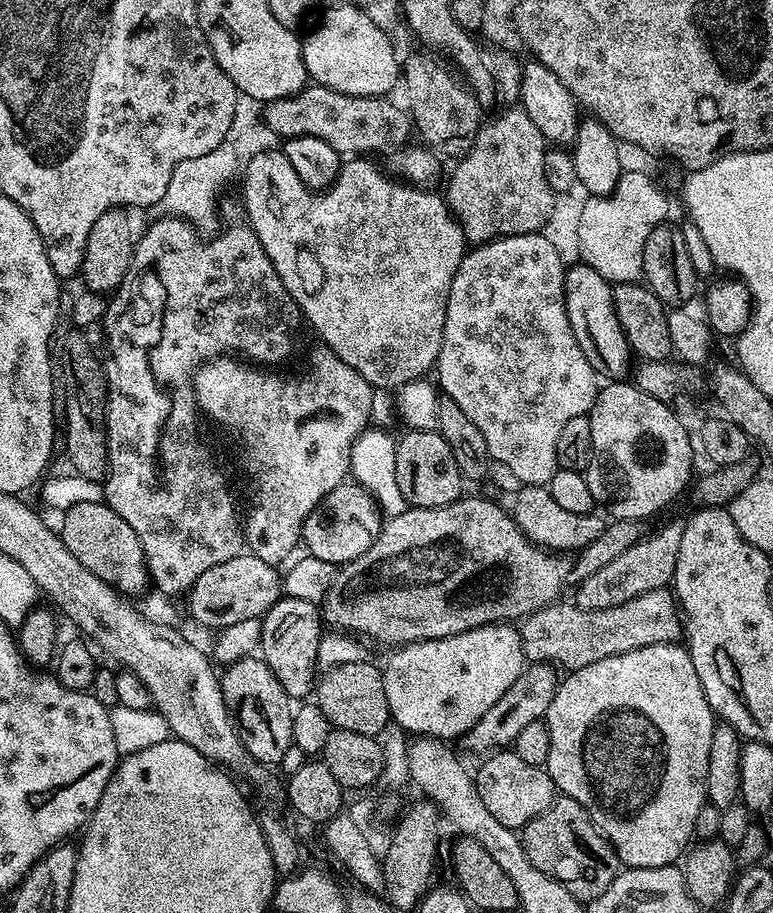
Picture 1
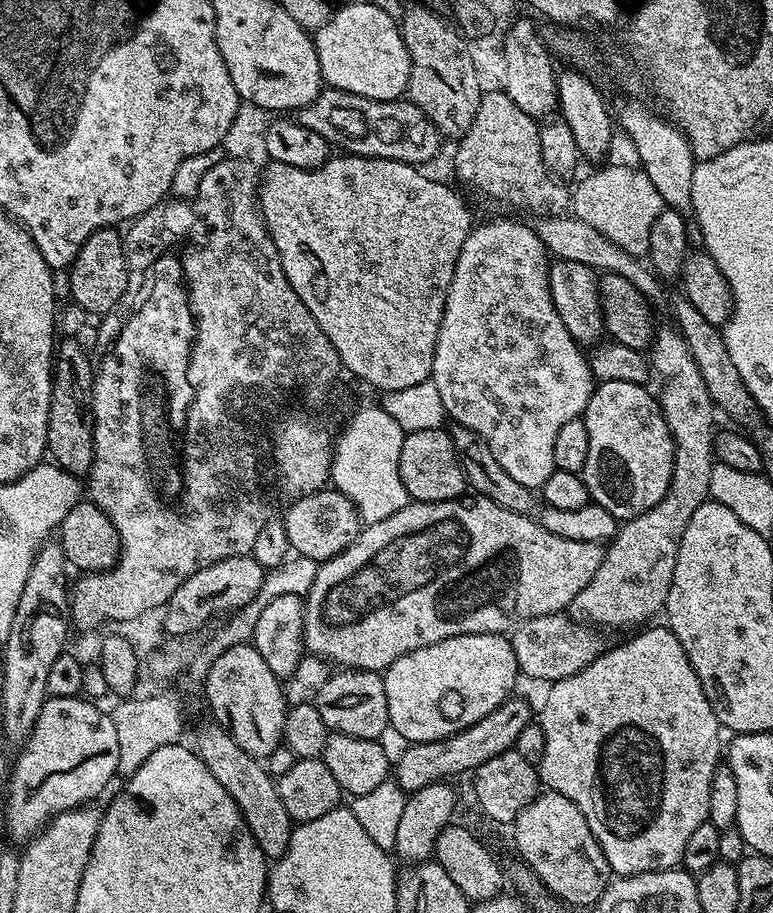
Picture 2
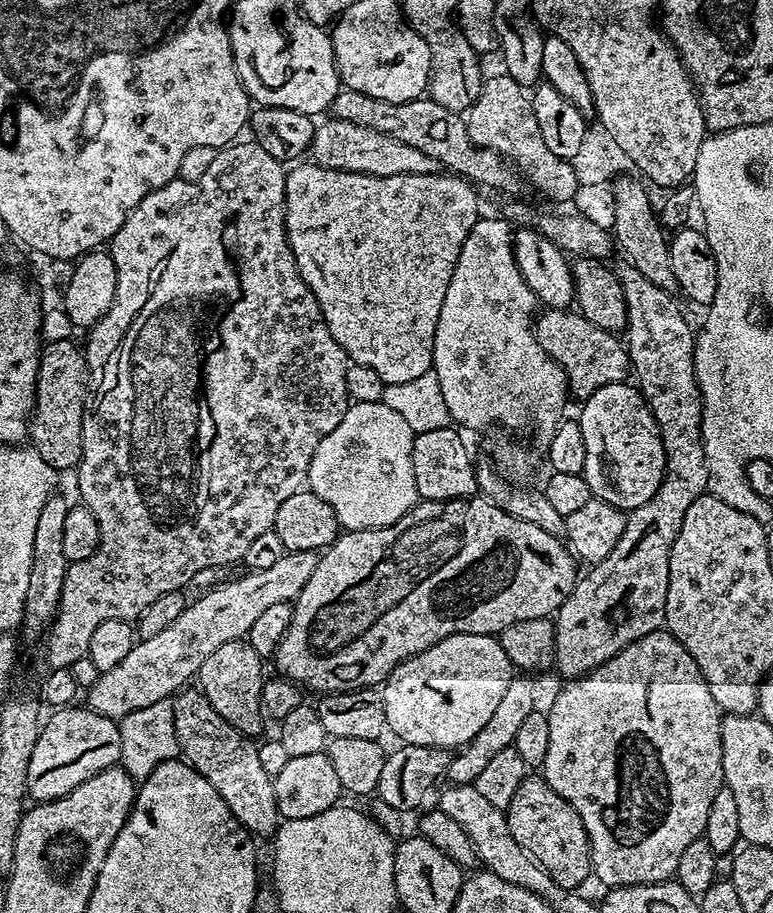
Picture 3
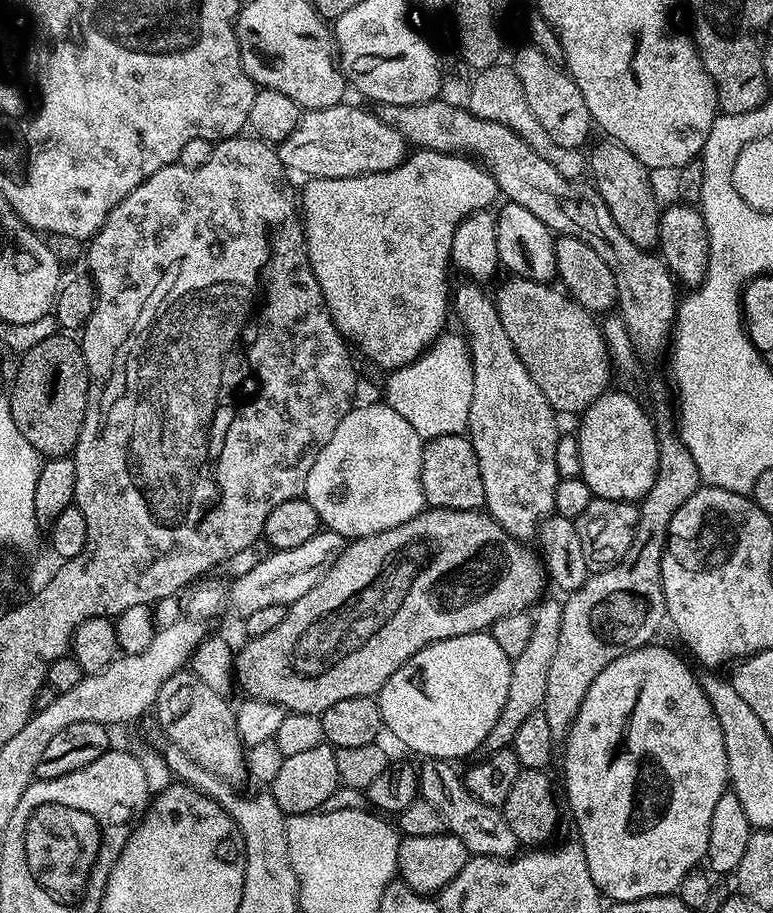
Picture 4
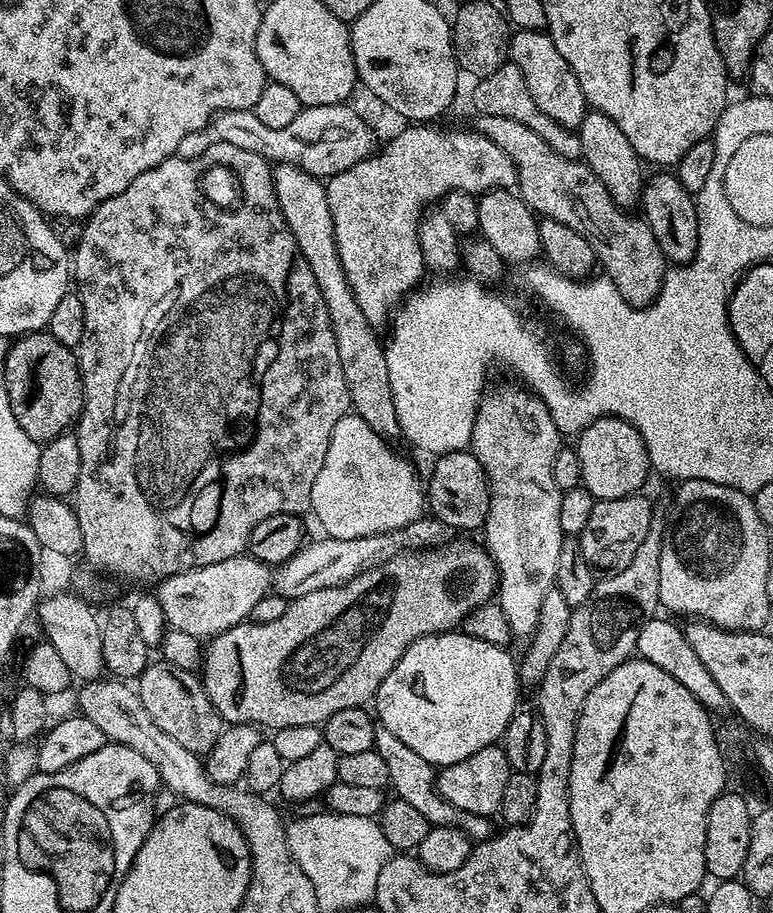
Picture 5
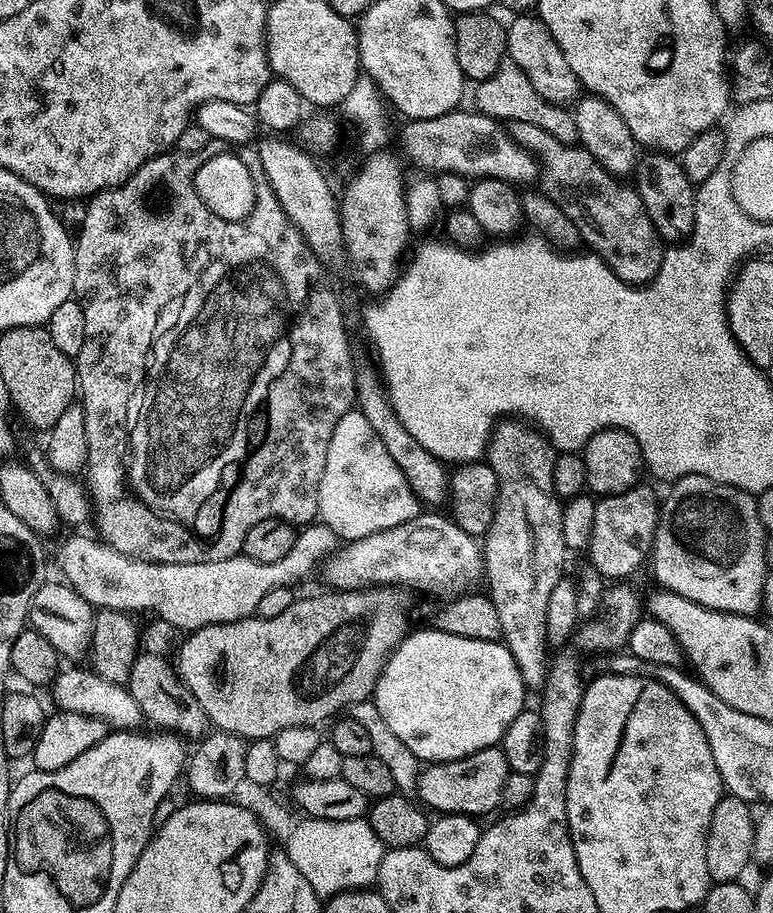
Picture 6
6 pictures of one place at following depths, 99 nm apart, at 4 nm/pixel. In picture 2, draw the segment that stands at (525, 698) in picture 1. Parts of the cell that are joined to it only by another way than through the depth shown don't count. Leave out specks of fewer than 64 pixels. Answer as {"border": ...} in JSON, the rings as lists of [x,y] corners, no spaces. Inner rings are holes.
{"border":[[[509,698],[496,707],[493,712],[486,714],[478,722],[474,722],[469,728],[463,728],[453,736],[447,736],[441,740],[427,740],[421,744],[412,742],[395,757],[394,781],[406,794],[422,790],[448,778],[451,772],[468,772],[478,769],[482,762],[490,762],[498,754],[509,751],[515,745],[518,734],[526,730],[526,726],[533,723],[534,708],[524,700]]]}

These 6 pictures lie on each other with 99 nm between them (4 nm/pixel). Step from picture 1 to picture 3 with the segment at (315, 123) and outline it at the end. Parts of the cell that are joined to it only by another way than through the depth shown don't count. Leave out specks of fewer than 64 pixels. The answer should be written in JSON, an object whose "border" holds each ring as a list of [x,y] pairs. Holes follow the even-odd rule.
{"border":[[[344,88],[334,98],[330,109],[331,115],[338,119],[344,119],[346,122],[357,123],[358,126],[370,127],[372,130],[381,131],[382,134],[389,135],[390,138],[396,138],[399,142],[404,142],[409,146],[414,146],[417,150],[422,150],[423,154],[428,154],[432,158],[438,158],[445,169],[457,176],[464,177],[465,180],[473,185],[486,188],[501,188],[506,194],[516,194],[522,185],[522,177],[504,157],[498,155],[489,148],[478,148],[475,142],[470,138],[468,126],[465,117],[459,112],[446,110],[446,106],[438,106],[431,98],[421,98],[395,104],[394,102],[382,102],[382,98],[370,98],[370,94],[362,94],[353,88]]]}

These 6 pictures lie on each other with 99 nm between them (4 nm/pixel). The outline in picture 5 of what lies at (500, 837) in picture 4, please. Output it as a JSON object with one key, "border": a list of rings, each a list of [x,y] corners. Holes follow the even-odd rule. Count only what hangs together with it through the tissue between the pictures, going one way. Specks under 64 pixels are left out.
{"border":[[[382,726],[377,727],[374,747],[378,754],[382,754],[386,767],[390,770],[388,782],[391,791],[396,791],[393,793],[399,799],[410,802],[410,806],[414,806],[414,810],[422,813],[422,818],[426,818],[429,825],[450,824],[453,828],[464,831],[473,842],[489,840],[494,835],[493,821],[489,817],[458,810],[453,804],[446,802],[446,798],[442,798],[442,794],[434,787],[434,781],[438,775],[437,769],[430,762],[426,762],[426,758],[420,757],[415,750],[410,750],[406,742],[401,742],[395,734],[390,734],[390,730]]]}

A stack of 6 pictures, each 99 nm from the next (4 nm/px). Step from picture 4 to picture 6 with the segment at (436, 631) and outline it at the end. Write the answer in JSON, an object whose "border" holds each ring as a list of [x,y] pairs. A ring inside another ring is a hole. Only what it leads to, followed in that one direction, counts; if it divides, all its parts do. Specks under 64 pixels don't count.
{"border":[[[327,590],[321,596],[308,596],[298,598],[282,614],[274,618],[262,618],[255,614],[245,617],[244,620],[226,622],[225,624],[206,625],[196,631],[189,631],[184,641],[180,644],[180,649],[176,652],[174,659],[174,669],[182,684],[188,688],[190,694],[197,699],[198,705],[207,716],[207,723],[213,729],[227,732],[230,735],[238,736],[245,742],[254,740],[266,740],[275,738],[282,730],[287,730],[289,726],[320,726],[323,720],[328,719],[334,712],[342,708],[347,709],[353,704],[369,699],[376,691],[376,679],[380,677],[380,671],[384,668],[385,661],[392,651],[399,646],[409,631],[410,625],[404,617],[404,612],[400,608],[395,608],[388,600],[383,600],[372,590],[359,592],[341,592],[339,590]]]}

